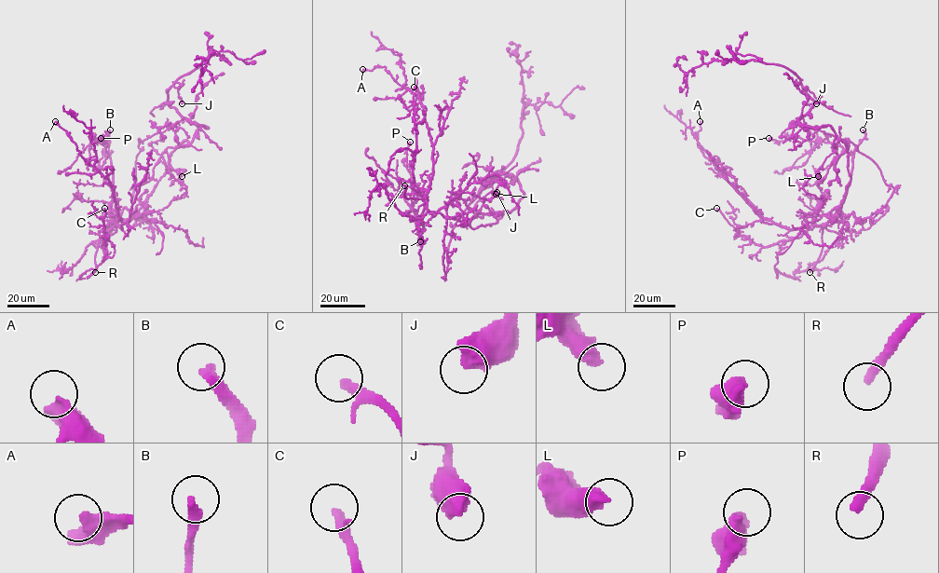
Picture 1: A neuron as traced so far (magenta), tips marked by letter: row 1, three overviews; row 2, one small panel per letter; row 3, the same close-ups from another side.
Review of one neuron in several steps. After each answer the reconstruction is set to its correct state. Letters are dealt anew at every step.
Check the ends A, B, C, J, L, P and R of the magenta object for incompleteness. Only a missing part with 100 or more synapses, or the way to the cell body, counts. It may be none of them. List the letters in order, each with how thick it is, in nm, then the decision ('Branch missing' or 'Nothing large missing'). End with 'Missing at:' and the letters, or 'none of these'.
A: Thickness 480 nm. Nothing large missing
B: Thickness 340 nm. Branch missing
C: Thickness 200 nm. Nothing large missing
J: Thickness 550 nm. Nothing large missing
L: Thickness 480 nm. Nothing large missing
P: Thickness 550 nm. Nothing large missing
R: Thickness 300 nm. Branch missing
Missing at: B, R

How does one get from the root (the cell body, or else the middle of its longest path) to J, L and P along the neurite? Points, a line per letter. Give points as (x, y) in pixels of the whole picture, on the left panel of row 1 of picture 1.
J: (168, 159), (201, 126), (208, 128), (169, 104), (172, 86), (182, 103)
L: (168, 159), (187, 141), (184, 145), (168, 147), (166, 150), (170, 166), (182, 176)
P: (168, 159), (142, 207), (115, 221), (111, 158), (101, 138)

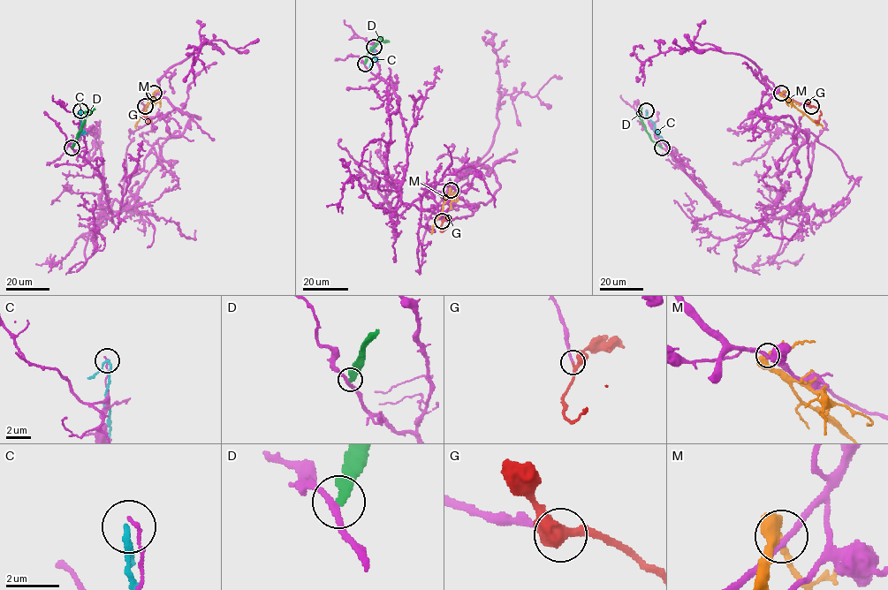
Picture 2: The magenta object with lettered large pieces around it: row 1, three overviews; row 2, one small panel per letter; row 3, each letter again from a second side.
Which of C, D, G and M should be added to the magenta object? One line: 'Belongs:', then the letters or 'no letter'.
Belongs: G

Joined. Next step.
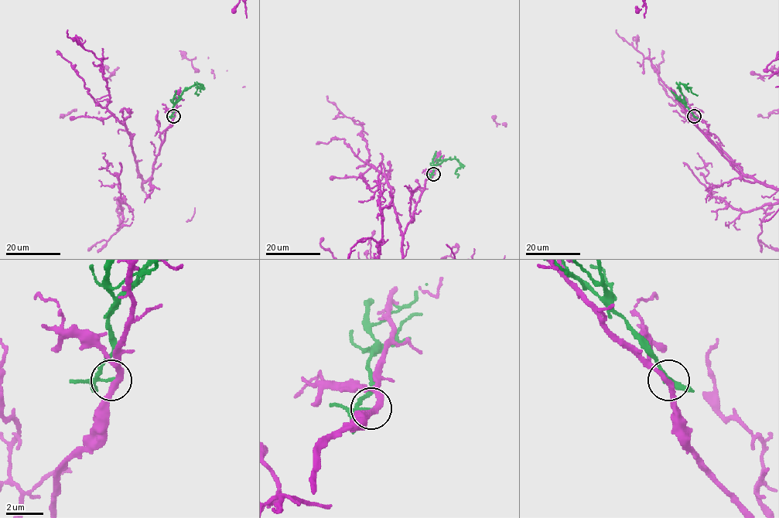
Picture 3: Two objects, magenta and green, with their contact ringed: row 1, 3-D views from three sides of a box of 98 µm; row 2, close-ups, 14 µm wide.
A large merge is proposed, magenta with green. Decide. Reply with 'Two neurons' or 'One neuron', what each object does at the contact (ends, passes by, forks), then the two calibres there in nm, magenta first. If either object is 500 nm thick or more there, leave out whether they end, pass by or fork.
Two neurons. At the ring magenta passes by. At the ring green passes by. Thickness 300 nm (magenta) against 140 nm

